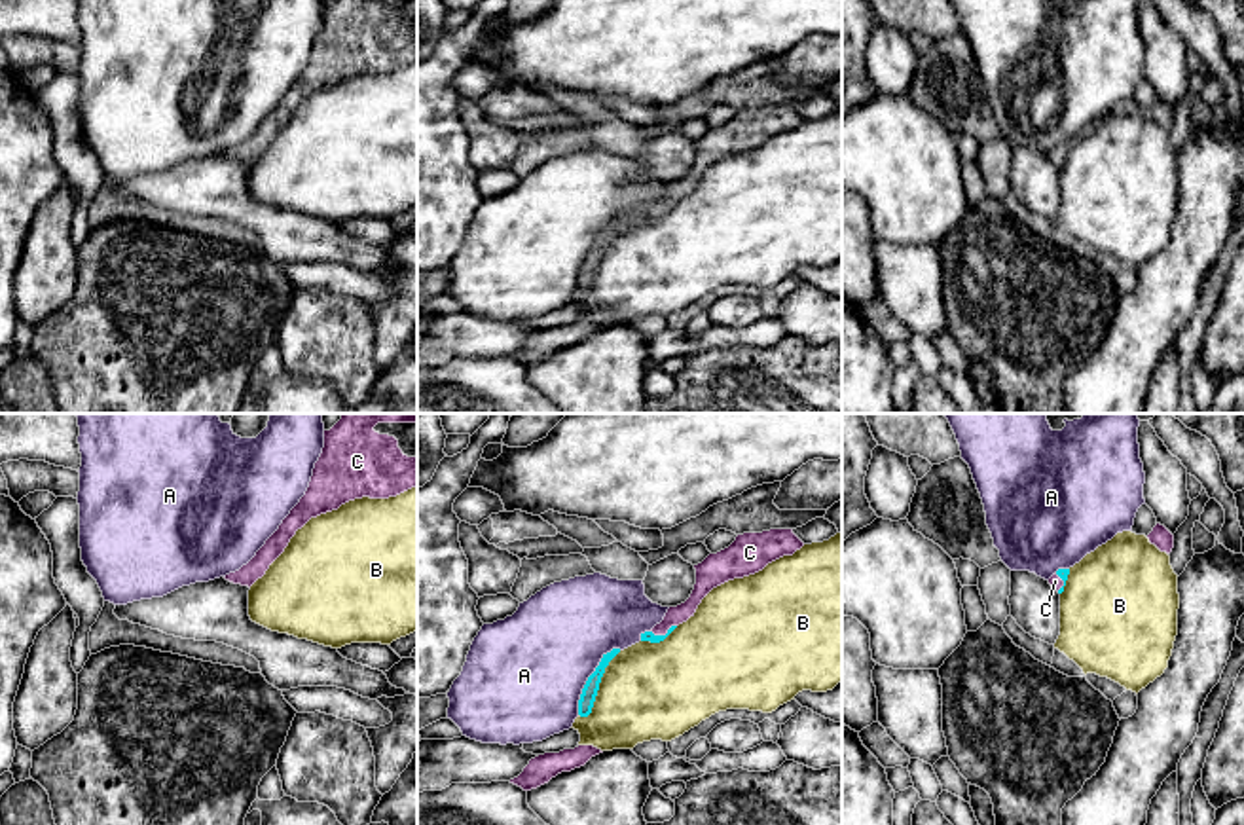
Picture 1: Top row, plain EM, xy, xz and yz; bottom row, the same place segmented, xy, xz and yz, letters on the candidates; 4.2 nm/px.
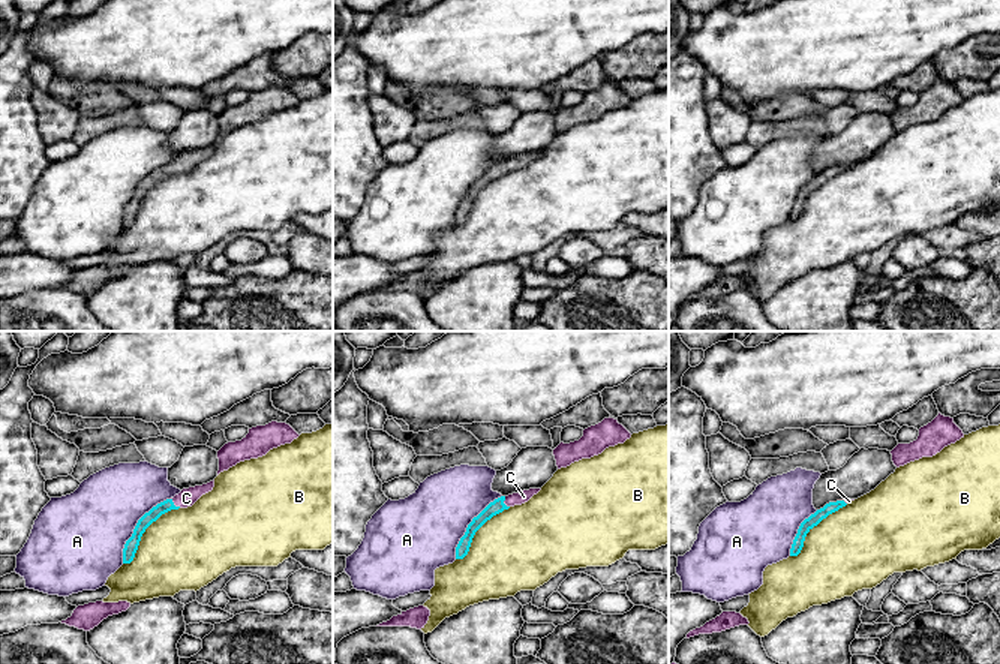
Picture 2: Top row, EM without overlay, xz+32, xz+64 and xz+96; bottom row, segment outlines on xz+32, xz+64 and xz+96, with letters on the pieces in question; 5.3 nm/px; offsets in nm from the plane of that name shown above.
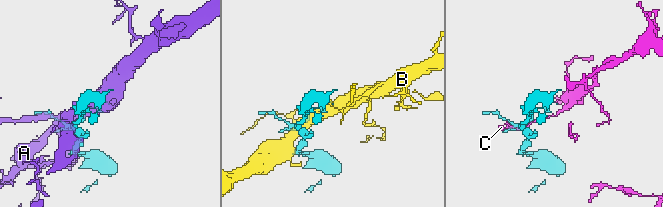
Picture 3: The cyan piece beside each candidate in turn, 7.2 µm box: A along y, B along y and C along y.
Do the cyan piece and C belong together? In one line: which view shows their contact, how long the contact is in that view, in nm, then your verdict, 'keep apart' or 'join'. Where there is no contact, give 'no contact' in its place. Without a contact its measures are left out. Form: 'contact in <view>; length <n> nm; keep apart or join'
contact in xz; length 120 nm; join

